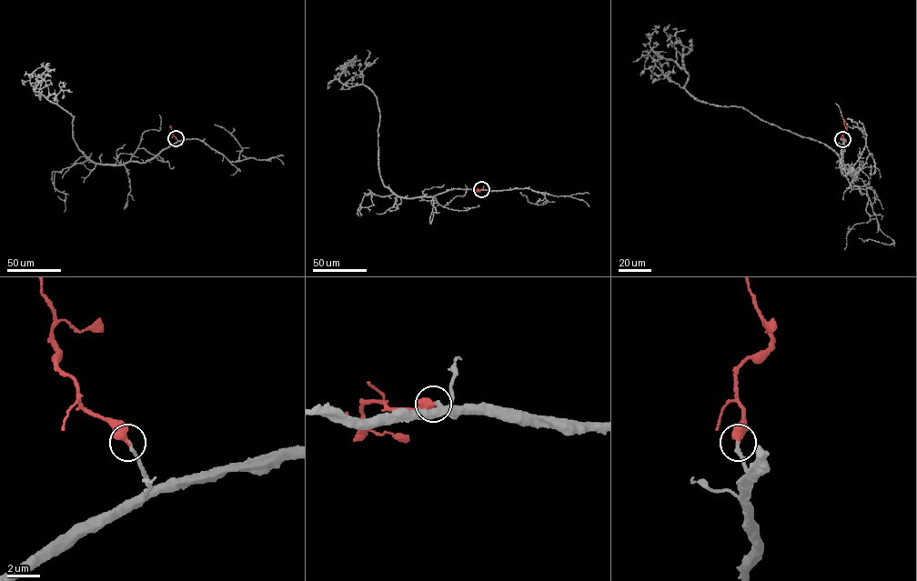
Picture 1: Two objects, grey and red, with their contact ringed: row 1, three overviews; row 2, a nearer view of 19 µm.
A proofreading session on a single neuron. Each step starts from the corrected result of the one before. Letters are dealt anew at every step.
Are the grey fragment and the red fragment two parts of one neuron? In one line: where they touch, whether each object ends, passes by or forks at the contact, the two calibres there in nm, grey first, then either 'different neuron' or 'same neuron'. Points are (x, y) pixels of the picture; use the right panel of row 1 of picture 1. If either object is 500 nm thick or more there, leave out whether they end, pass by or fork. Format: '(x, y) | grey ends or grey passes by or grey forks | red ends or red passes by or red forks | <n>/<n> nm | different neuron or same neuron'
(842, 139) | grey ends | red ends | 240/480 nm | same neuron

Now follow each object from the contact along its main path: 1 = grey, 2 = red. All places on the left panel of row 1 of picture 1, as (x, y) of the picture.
1: (176, 138), (144, 162), (91, 161), (73, 138), (74, 116), (34, 90), (49, 64)
2: (176, 138), (170, 125)

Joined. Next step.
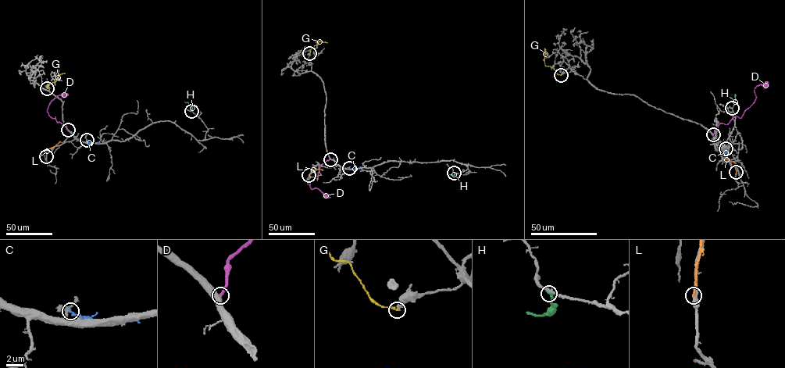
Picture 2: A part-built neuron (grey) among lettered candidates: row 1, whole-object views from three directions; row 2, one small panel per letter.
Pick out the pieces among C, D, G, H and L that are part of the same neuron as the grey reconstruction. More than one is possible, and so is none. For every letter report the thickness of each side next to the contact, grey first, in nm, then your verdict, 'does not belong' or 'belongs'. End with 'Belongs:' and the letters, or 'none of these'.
C: 200/200 nm | does not belong
D: 600/240 nm | belongs
G: 420/180 nm | does not belong
H: 280/280 nm | does not belong
L: 400/220 nm | does not belong
Belongs: D

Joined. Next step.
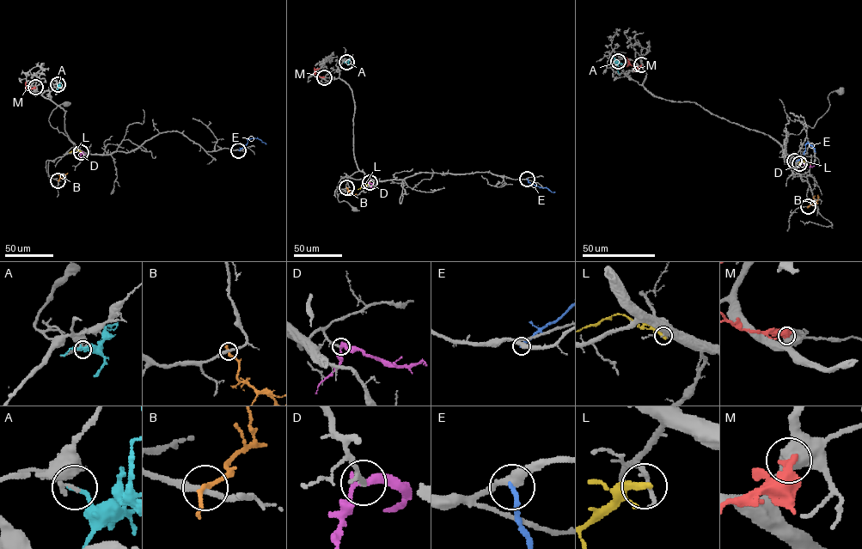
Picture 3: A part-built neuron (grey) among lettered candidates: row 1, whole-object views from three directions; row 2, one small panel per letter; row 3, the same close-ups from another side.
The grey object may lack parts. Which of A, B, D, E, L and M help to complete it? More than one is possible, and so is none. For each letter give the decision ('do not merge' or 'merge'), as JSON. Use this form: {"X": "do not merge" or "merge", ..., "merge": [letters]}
{"A": "do not merge", "B": "do not merge", "D": "merge", "E": "do not merge", "L": "do not merge", "M": "do not merge", "merge": ["D"]}

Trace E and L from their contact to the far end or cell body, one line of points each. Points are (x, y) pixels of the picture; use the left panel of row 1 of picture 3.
E: (238, 150), (251, 138), (259, 139), (265, 144)
L: (81, 151), (76, 149), (69, 152)

